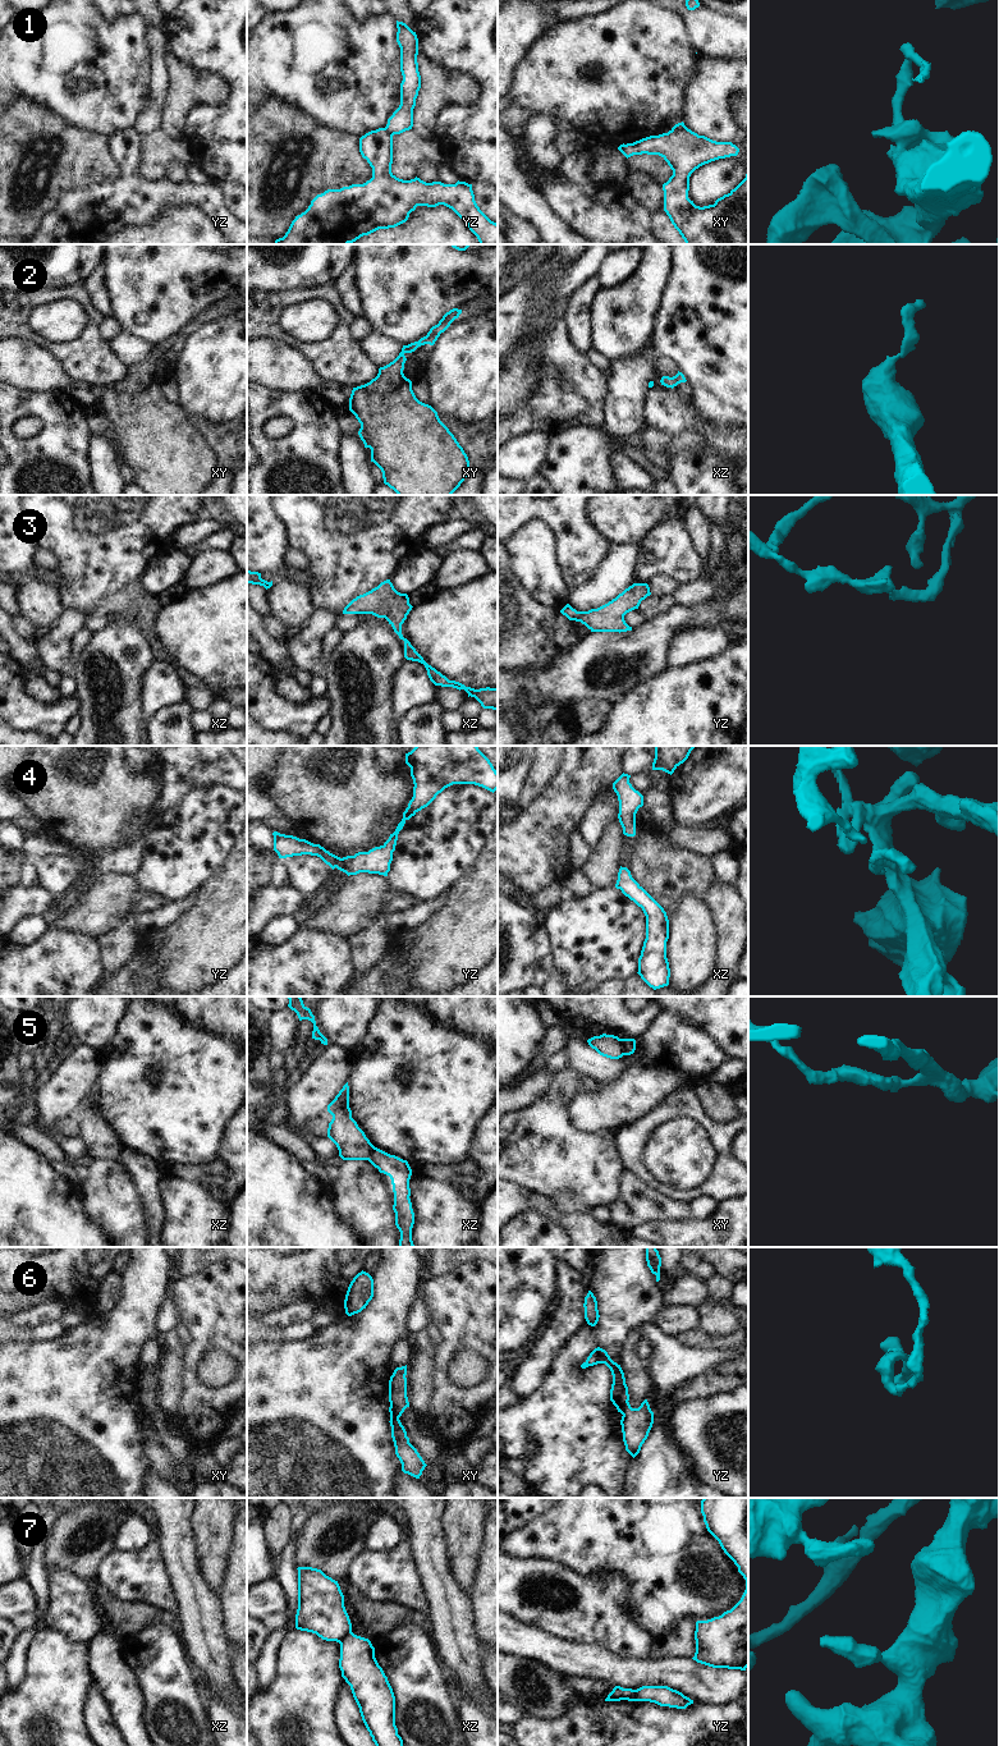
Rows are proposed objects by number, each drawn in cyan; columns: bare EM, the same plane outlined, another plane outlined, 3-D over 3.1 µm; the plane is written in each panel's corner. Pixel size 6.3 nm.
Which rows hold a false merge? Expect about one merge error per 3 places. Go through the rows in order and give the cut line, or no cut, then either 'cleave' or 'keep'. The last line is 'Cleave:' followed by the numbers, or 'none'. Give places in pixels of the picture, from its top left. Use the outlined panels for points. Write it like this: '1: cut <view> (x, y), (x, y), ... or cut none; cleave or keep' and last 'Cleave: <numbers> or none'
1: cut yz (385, 127), (393, 134); cleave
2: cut none; keep
3: cut none; keep
4: cut none; keep
5: cut xy (619, 1039), (624, 1054); cleave
6: cut xy (390, 1403), (398, 1417); cleave
7: cut xz (351, 1631), (338, 1641); cleave
Cleave: 1, 5, 6, 7

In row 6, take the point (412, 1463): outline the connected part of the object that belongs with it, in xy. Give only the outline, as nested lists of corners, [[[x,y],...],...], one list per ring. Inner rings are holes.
[[[393,1406],[389,1407],[390,1412],[390,1426],[391,1426],[391,1438],[395,1447],[395,1454],[402,1463],[402,1471],[416,1479],[420,1479],[422,1471],[427,1466],[417,1449],[409,1443],[407,1431],[402,1425],[399,1417],[394,1413]]]

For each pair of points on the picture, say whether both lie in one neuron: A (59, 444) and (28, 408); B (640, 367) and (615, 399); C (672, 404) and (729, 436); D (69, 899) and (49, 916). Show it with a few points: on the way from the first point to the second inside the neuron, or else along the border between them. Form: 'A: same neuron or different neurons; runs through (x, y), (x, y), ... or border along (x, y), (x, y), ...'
A: same neuron; runs through (59, 432), (40, 411)
B: same neuron; runs through (632, 375), (623, 392)
C: same neuron; runs through (686, 418), (702, 425), (715, 436)
D: same neuron; runs through (64, 904), (54, 913)

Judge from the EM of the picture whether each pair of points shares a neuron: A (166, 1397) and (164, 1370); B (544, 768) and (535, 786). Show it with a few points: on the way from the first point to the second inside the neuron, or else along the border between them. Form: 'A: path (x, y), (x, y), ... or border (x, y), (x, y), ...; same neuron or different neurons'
A: path (166, 1391), (166, 1376); same neuron
B: path (541, 771), (536, 782); same neuron

